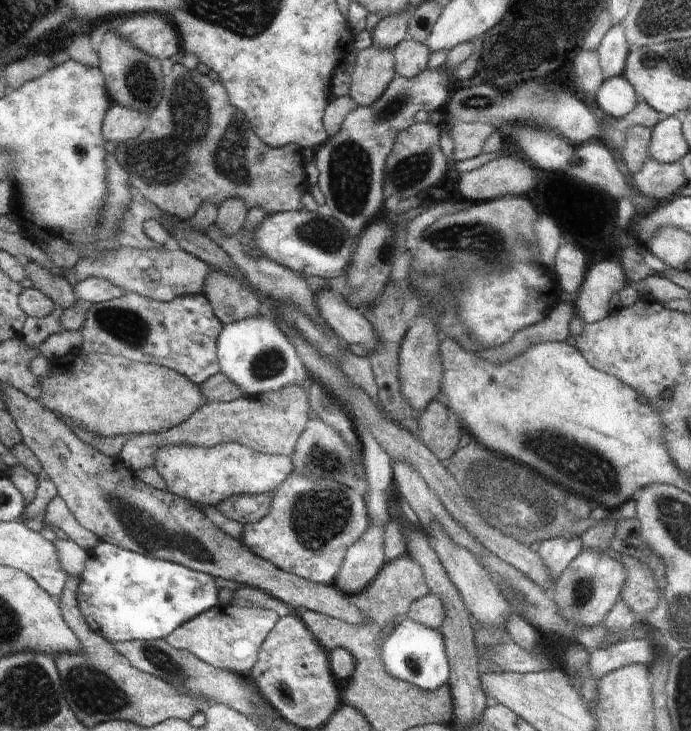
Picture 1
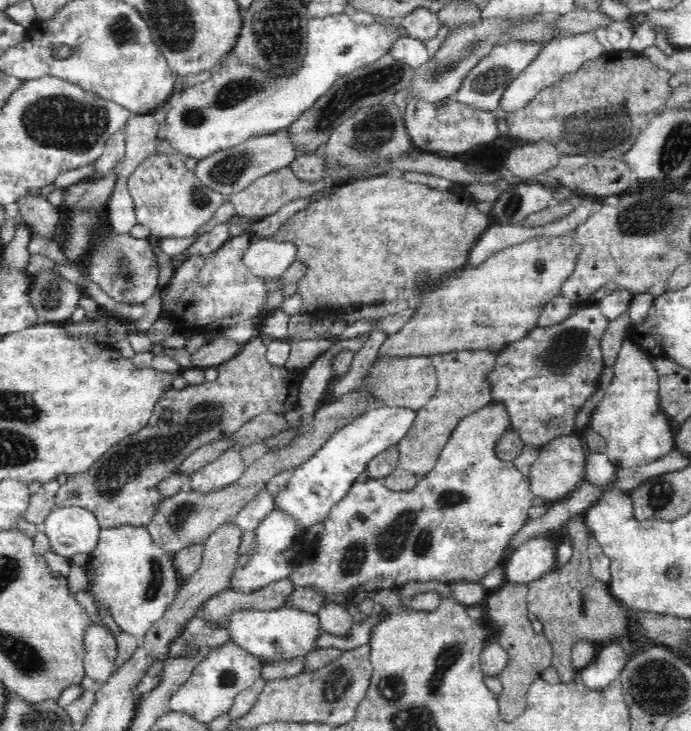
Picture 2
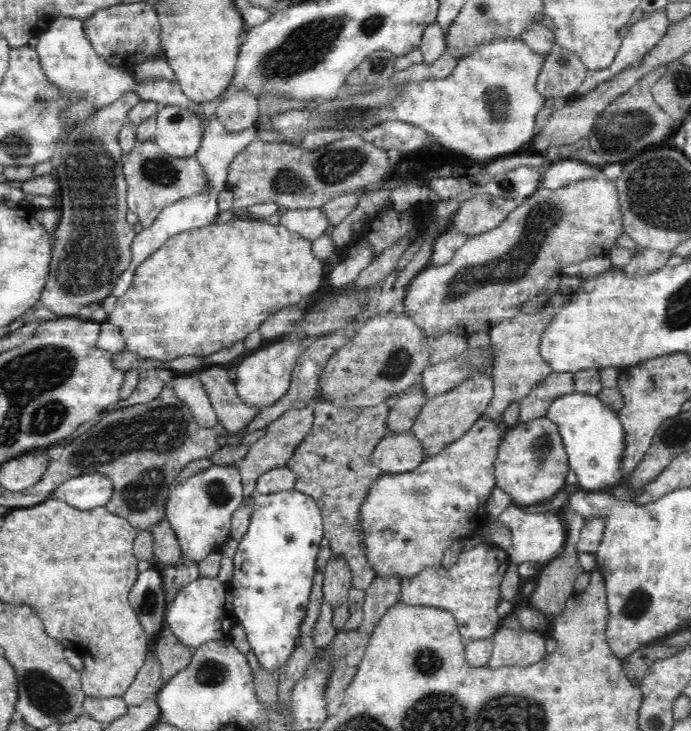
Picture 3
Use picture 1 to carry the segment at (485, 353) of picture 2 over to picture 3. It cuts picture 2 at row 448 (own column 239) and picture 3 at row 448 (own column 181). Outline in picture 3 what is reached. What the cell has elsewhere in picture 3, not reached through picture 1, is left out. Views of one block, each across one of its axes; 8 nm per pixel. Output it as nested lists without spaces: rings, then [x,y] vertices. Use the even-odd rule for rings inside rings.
[[[476,372],[466,378],[462,384],[454,386],[444,394],[427,399],[420,414],[414,421],[411,432],[422,442],[425,456],[431,457],[444,450],[450,443],[456,442],[482,416],[493,397],[493,379],[485,373]]]

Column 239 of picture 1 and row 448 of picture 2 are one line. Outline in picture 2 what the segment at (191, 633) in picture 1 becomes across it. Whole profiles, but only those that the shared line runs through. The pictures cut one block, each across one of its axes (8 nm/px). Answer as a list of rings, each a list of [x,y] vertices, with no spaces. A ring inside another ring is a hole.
[[[629,336],[625,337],[613,367],[614,377],[591,414],[590,426],[606,439],[606,456],[616,468],[650,464],[675,448],[674,428],[660,407],[658,371],[650,354]]]

